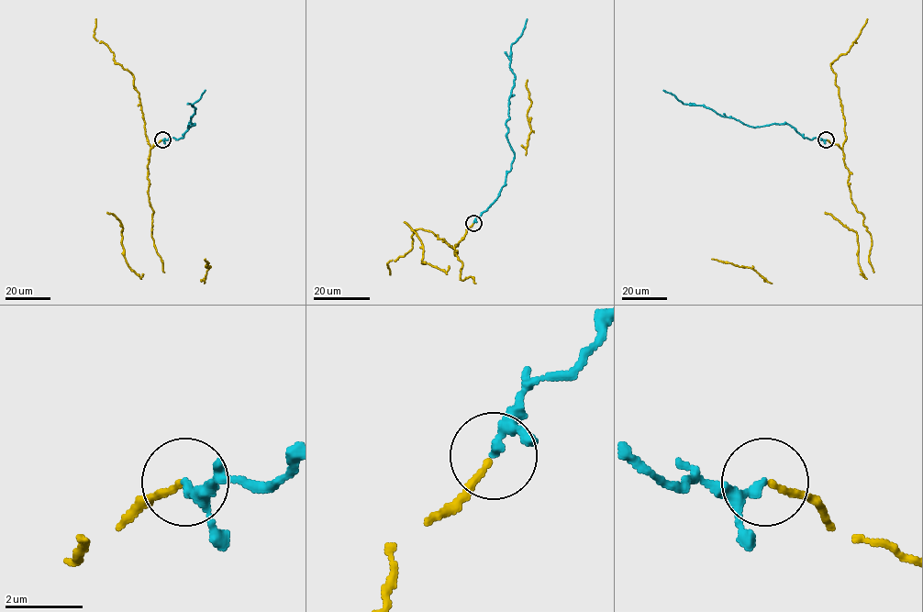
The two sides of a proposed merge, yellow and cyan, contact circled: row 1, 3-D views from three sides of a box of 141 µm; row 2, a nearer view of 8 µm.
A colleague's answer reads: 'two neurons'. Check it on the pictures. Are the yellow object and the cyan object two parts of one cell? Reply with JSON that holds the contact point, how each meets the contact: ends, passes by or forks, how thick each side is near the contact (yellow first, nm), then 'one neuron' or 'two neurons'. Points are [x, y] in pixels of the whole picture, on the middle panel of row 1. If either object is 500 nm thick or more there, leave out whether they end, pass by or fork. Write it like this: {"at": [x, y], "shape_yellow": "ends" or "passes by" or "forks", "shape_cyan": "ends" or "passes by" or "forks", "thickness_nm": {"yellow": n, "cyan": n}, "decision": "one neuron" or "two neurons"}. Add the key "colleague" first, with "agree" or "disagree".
{"colleague": "disagree", "at": [473, 223], "shape_yellow": "ends", "shape_cyan": "passes by", "thickness_nm": {"yellow": 160, "cyan": 180}, "decision": "one neuron"}

